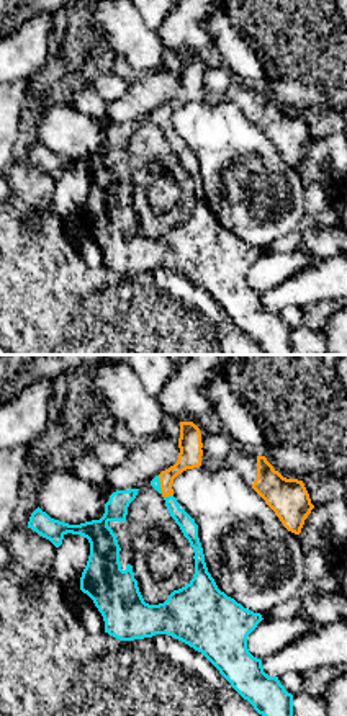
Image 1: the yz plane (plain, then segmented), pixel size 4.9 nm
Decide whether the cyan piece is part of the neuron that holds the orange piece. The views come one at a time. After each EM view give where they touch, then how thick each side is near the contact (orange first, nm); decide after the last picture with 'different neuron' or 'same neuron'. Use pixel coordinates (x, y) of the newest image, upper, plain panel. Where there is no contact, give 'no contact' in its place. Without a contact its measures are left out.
(167, 129) | 110/100 nm

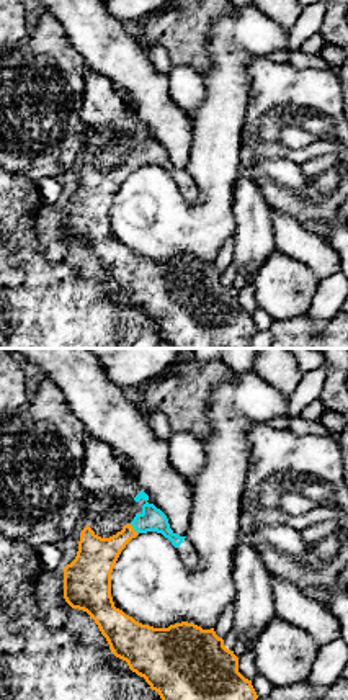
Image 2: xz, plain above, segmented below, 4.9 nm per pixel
(133, 162) | 190/120 nm

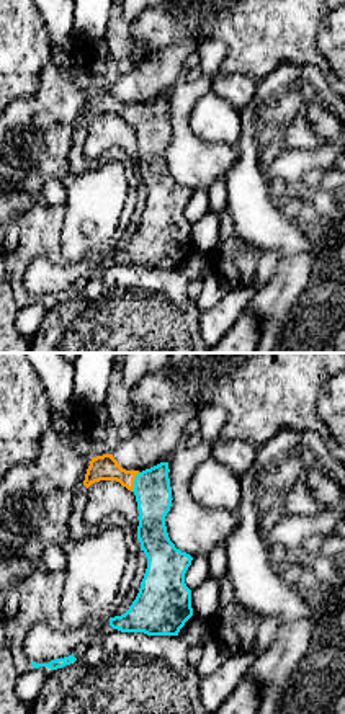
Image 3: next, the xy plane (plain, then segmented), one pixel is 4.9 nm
(133, 116) | 130/180 nm

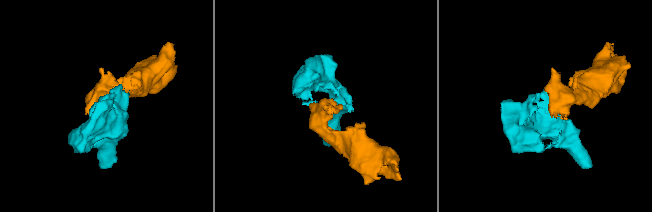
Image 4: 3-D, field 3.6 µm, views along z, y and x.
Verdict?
same neuron

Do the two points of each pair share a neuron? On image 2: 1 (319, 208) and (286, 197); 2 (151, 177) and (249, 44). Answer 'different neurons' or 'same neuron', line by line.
1: same neuron
2: same neuron

